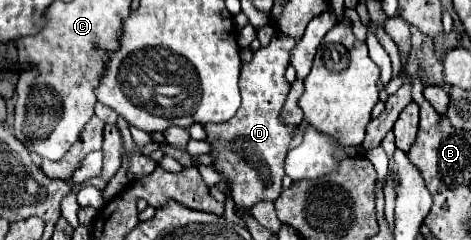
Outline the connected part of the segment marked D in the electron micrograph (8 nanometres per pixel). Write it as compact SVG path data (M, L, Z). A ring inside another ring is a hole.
M276 33L268 47L260 47L252 61L242 65L242 105L238 113L226 123L206 125L208 141L212 143L214 167L232 183L232 197L238 207L252 209L256 201L274 201L282 191L284 157L294 131L284 127L278 115L290 91L284 71L290 65L290 51L296 47L296 43L296 39Z

